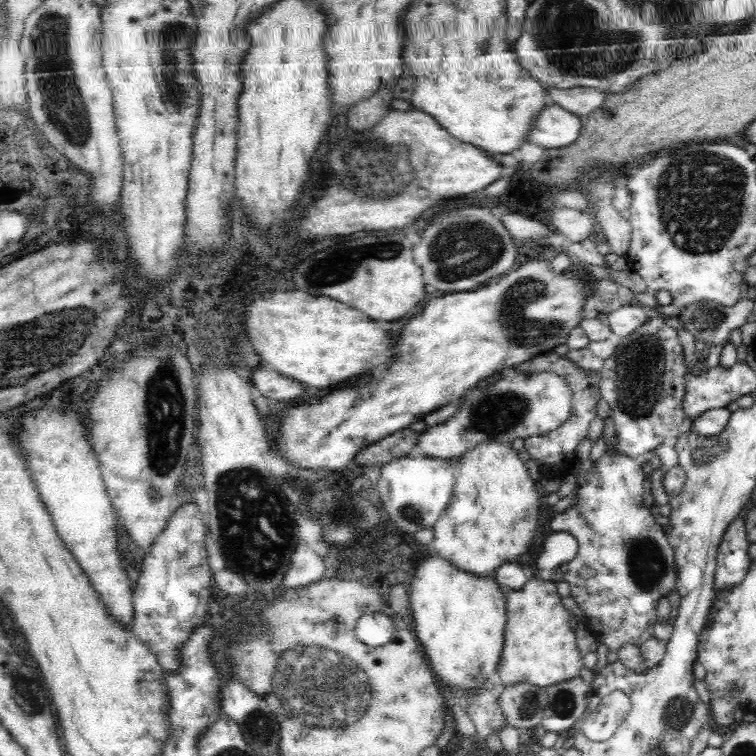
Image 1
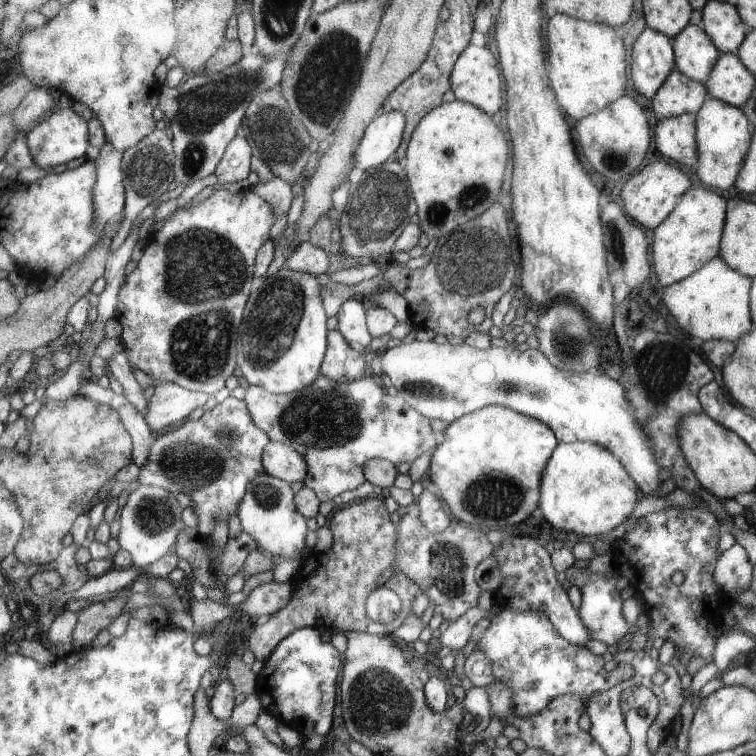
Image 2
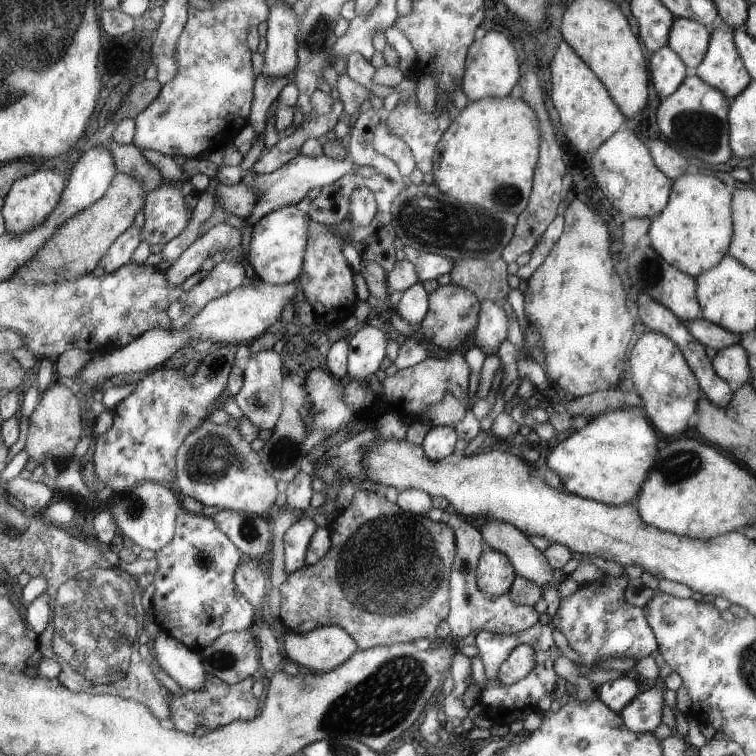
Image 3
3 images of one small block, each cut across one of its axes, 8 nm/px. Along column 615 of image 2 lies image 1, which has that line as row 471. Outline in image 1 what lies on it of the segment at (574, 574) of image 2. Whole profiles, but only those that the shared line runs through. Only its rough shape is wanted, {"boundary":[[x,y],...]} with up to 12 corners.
{"boundary":[[620,454],[550,522],[559,564],[609,650],[654,637],[677,568]]}

